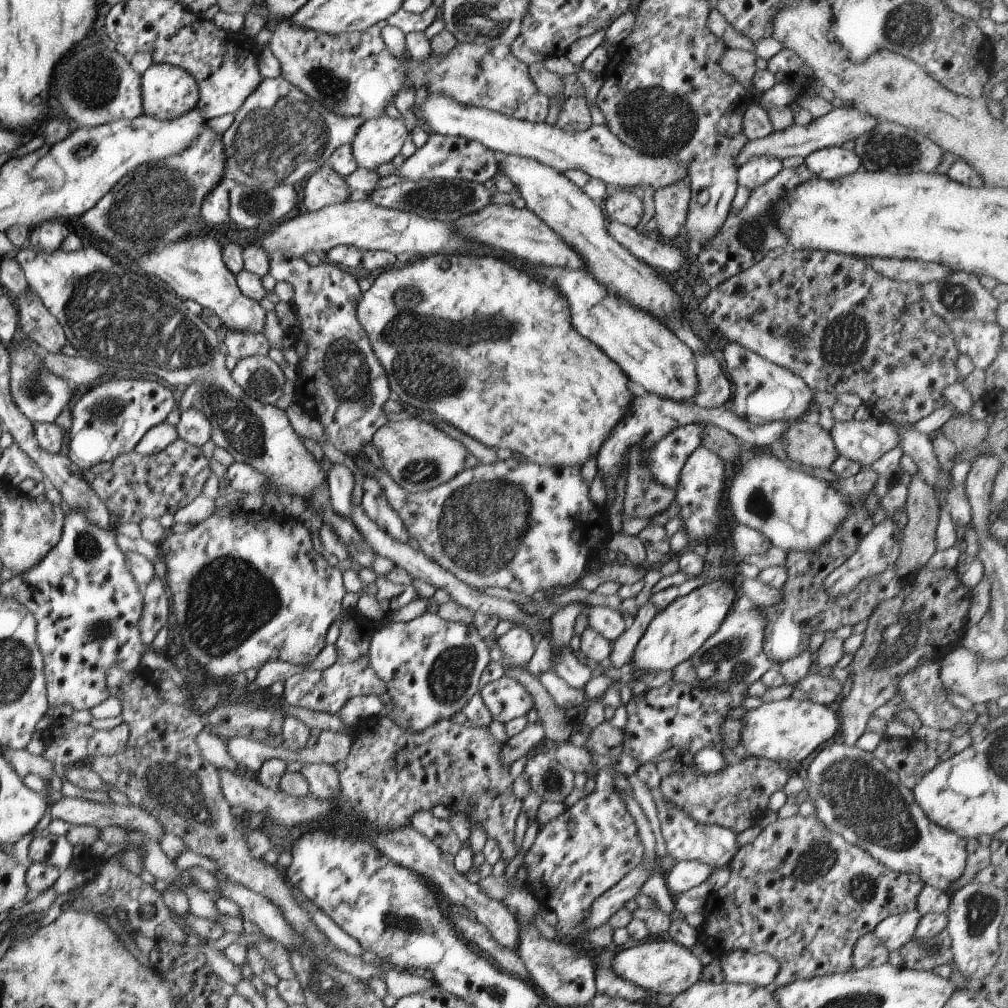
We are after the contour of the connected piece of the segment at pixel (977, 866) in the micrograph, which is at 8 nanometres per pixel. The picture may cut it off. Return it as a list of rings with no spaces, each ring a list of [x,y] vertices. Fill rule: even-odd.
[[[981,835],[977,838],[966,839],[966,868],[961,873],[959,880],[953,882],[949,896],[956,890],[959,890],[964,884],[971,882],[979,870],[989,863],[988,848],[992,837],[990,835]]]

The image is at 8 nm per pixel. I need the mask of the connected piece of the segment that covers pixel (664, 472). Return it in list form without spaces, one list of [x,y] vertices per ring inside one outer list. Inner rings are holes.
[[[705,423],[687,424],[679,426],[673,432],[661,438],[653,448],[647,452],[645,462],[641,464],[651,470],[651,476],[655,482],[665,484],[665,488],[674,490],[679,478],[679,472],[687,457],[701,442],[701,436]]]

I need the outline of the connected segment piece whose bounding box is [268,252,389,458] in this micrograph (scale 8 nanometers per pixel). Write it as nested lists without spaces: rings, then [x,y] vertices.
[[[279,252],[268,256],[268,272],[276,281],[287,282],[293,289],[291,307],[299,328],[299,338],[307,346],[303,358],[297,362],[297,375],[293,381],[293,402],[299,405],[305,414],[318,420],[323,425],[323,433],[331,446],[351,456],[363,456],[363,444],[370,444],[373,433],[387,422],[387,416],[381,409],[389,394],[389,380],[379,364],[365,330],[359,326],[356,316],[356,306],[361,300],[361,289],[358,282],[349,274],[329,264],[319,262],[310,266],[302,258],[285,258]]]

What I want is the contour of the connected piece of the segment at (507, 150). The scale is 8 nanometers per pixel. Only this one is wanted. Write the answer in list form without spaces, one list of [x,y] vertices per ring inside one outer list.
[[[428,94],[419,107],[413,105],[413,114],[415,114],[416,122],[417,120],[422,120],[423,122],[425,122],[425,124],[427,124],[427,128],[431,128],[433,132],[439,133],[440,135],[453,135],[463,137],[466,138],[468,141],[475,140],[479,142],[479,144],[485,146],[485,148],[492,150],[498,156],[517,155],[520,157],[532,158],[533,160],[536,160],[537,162],[540,162],[541,164],[544,164],[549,168],[553,168],[553,170],[556,170],[560,173],[563,173],[569,169],[582,170],[583,172],[585,172],[585,174],[588,174],[590,177],[602,180],[605,184],[613,184],[613,186],[619,186],[619,188],[622,189],[633,189],[638,186],[642,190],[648,187],[652,188],[653,190],[659,190],[659,188],[665,188],[665,186],[675,184],[675,182],[683,181],[684,179],[686,179],[687,176],[687,168],[685,168],[683,164],[679,164],[679,162],[675,162],[675,160],[669,160],[667,156],[647,156],[647,154],[641,154],[641,152],[637,152],[637,150],[629,148],[629,146],[623,144],[623,142],[621,142],[616,136],[613,136],[613,134],[611,134],[611,131],[606,127],[606,125],[592,124],[591,128],[587,128],[587,130],[584,130],[583,132],[563,132],[563,130],[559,130],[559,128],[557,128],[557,125],[548,126],[545,123],[533,124],[532,122],[527,122],[526,120],[515,120],[515,118],[513,117],[507,118],[507,116],[505,115],[499,114],[498,112],[491,112],[490,110],[484,108],[479,108],[476,106],[461,106],[459,102],[453,102],[453,98],[445,98],[443,94]]]

